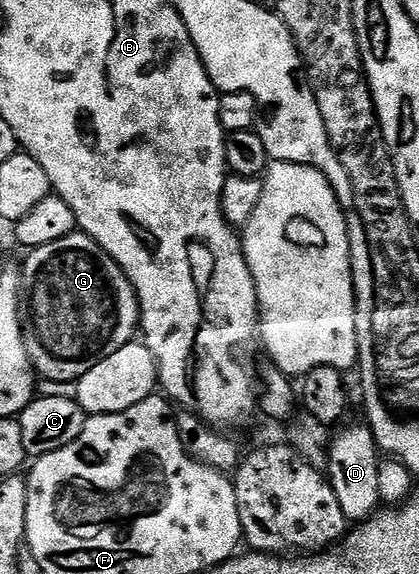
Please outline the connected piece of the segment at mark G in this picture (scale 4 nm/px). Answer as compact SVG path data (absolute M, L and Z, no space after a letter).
M74 231L55 243L32 250L23 264L23 277L33 288L33 329L41 345L53 357L36 358L35 369L47 381L71 381L87 375L107 355L115 355L119 347L134 340L133 332L139 329L137 296L127 275L91 238L80 231Z

